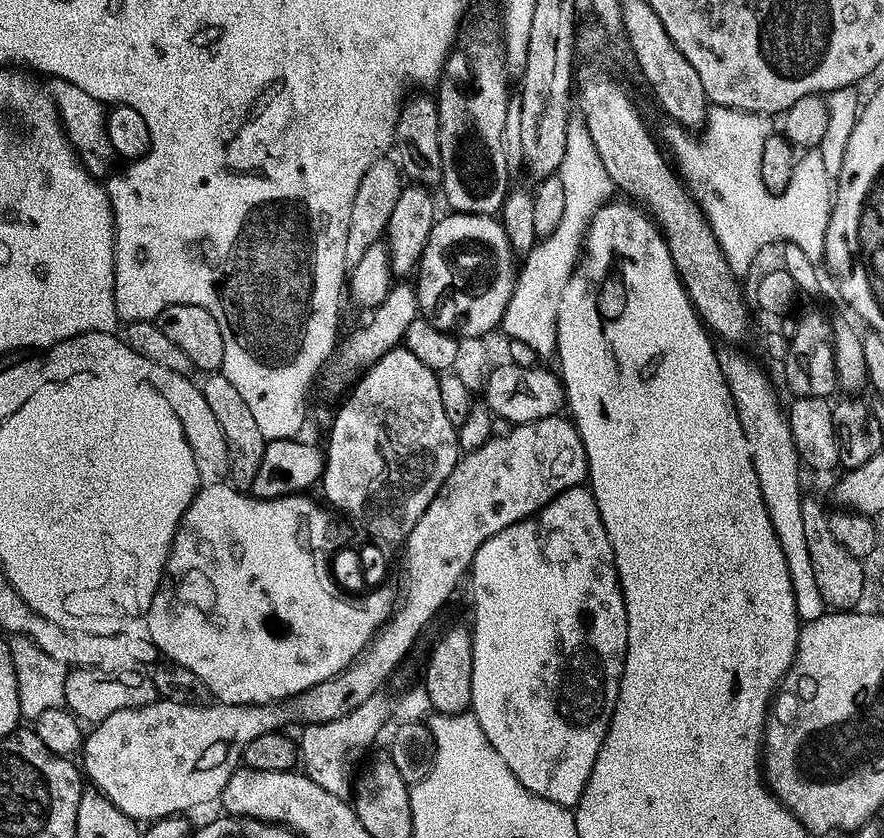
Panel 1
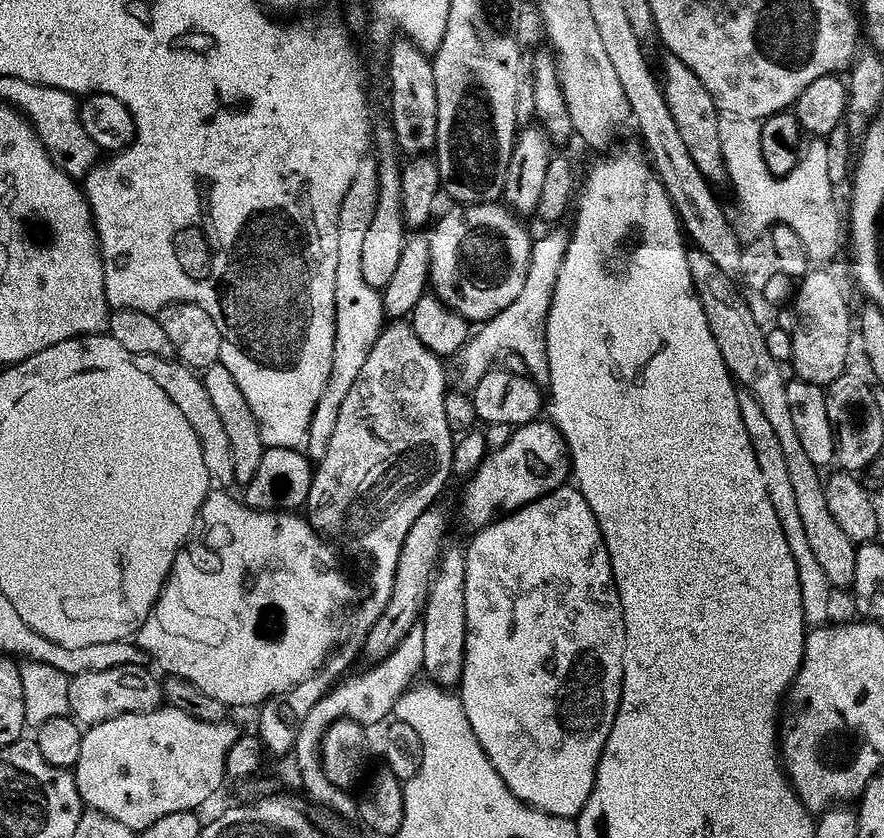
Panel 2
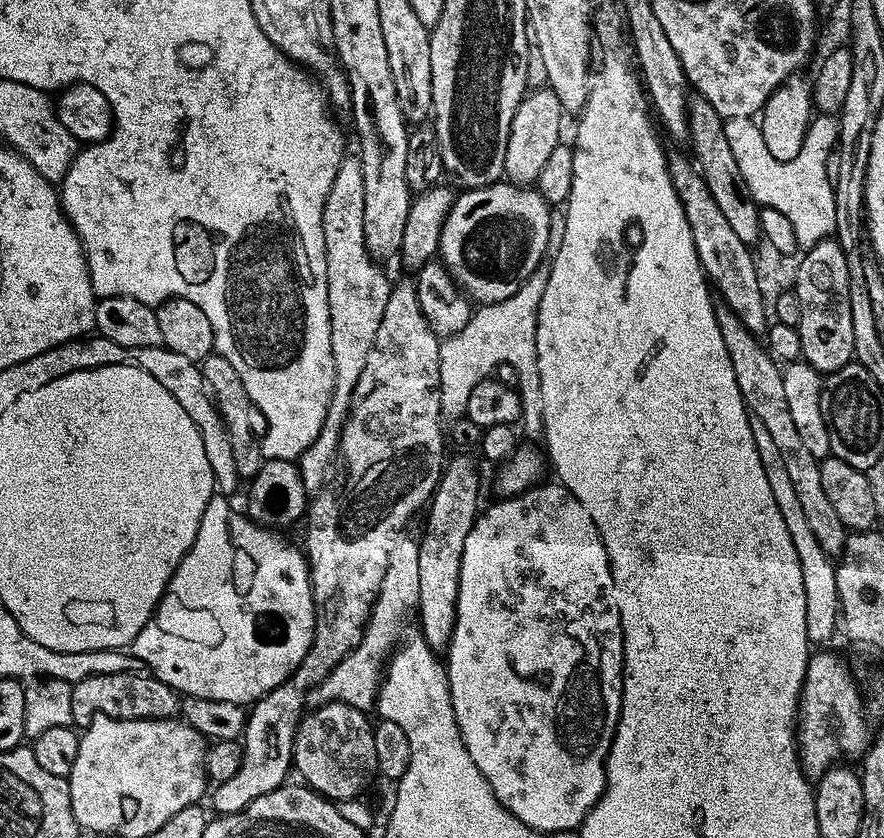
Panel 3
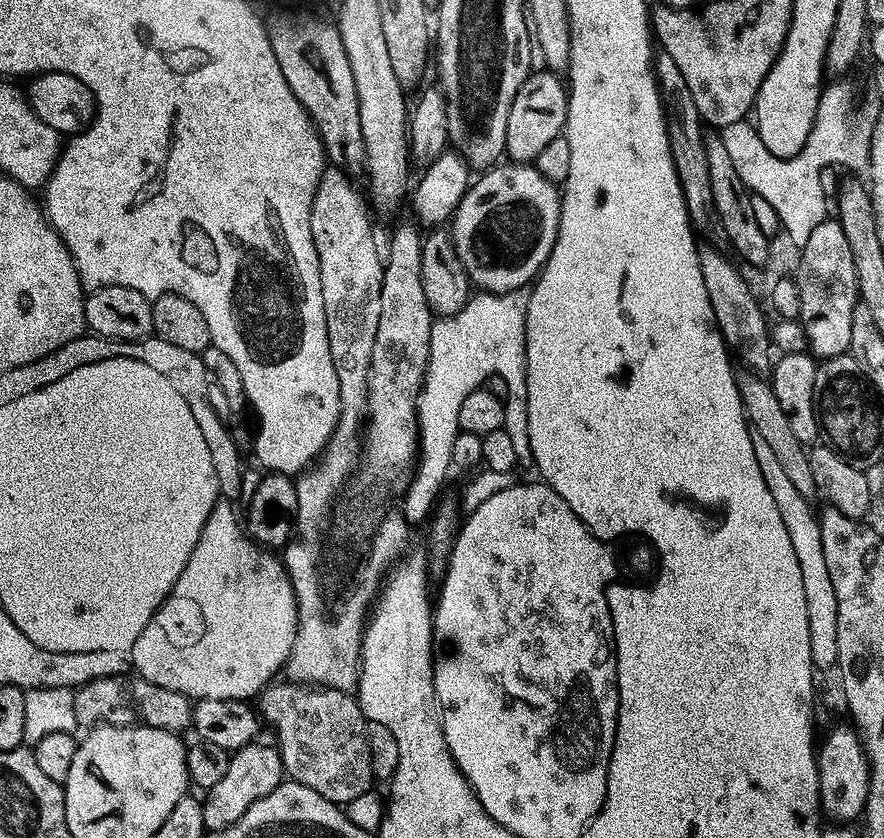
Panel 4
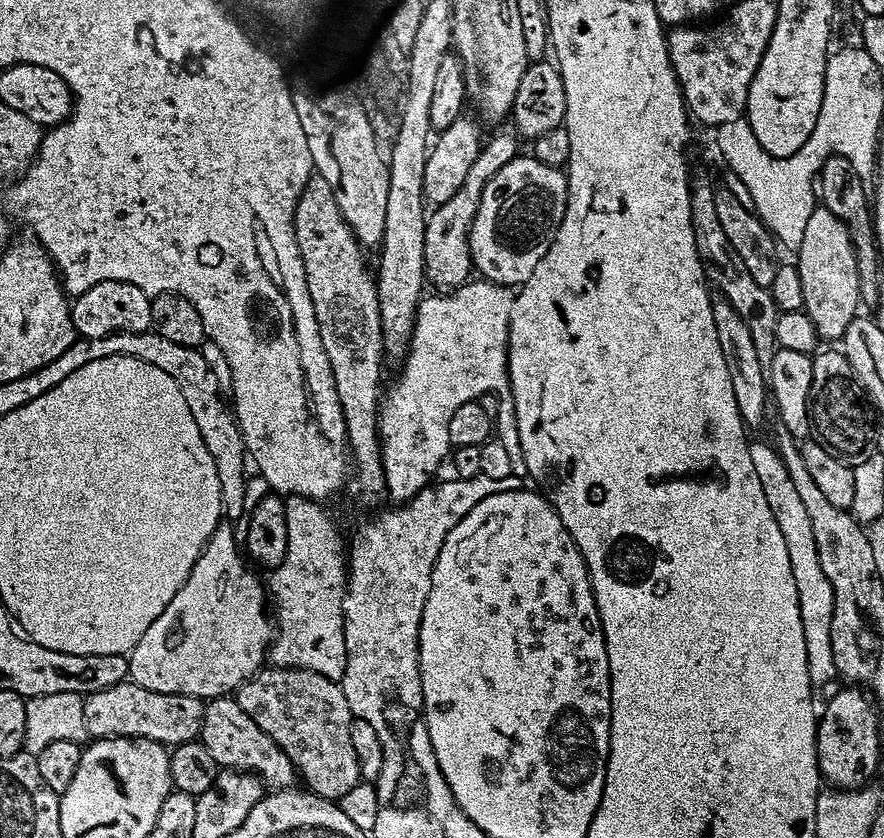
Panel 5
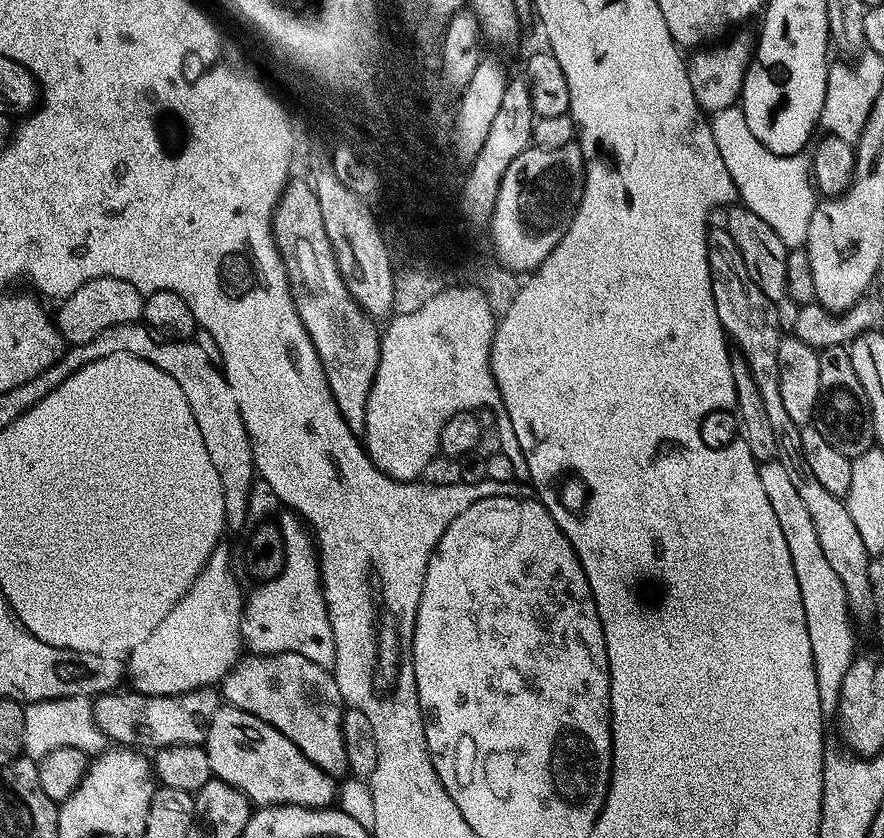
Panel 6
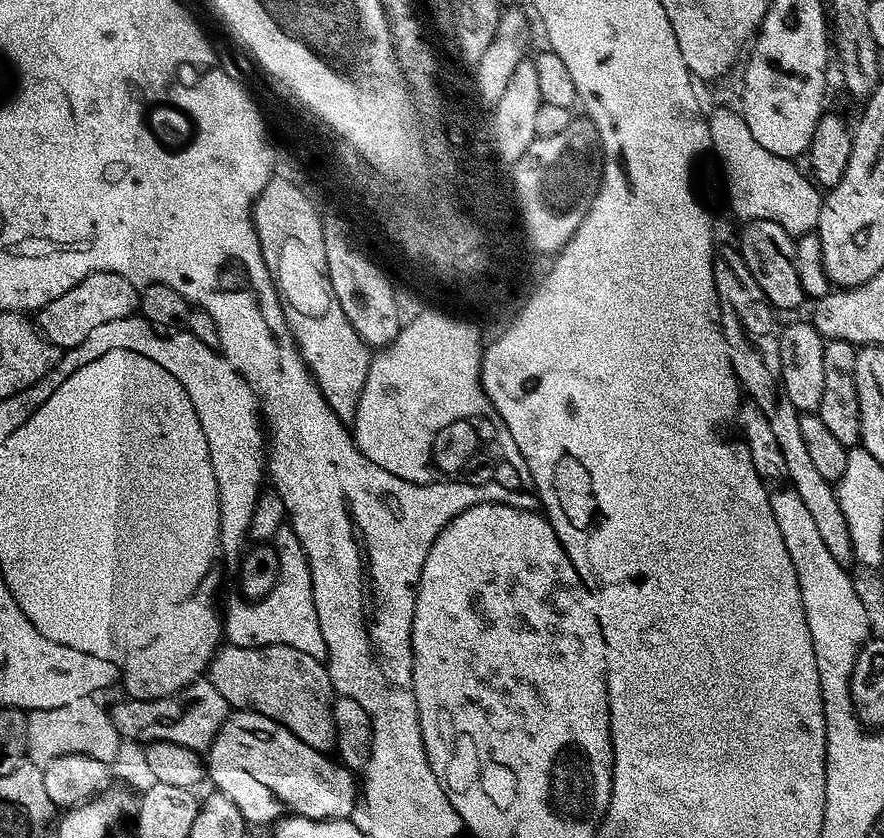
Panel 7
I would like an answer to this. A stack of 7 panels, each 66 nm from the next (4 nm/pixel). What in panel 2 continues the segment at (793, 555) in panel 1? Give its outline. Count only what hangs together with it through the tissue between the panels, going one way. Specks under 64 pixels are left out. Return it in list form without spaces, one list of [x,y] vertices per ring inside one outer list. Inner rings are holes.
[[[744,394],[740,396],[740,413],[742,414],[742,422],[746,426],[746,434],[750,434],[750,442],[754,446],[754,454],[758,458],[758,466],[762,470],[762,478],[766,478],[766,490],[770,494],[770,502],[774,502],[774,510],[778,514],[778,522],[782,522],[782,530],[786,534],[786,542],[790,546],[790,554],[794,554],[794,562],[798,566],[798,582],[802,590],[802,614],[804,615],[805,625],[823,626],[829,623],[830,620],[828,611],[832,608],[832,594],[834,594],[834,590],[828,583],[827,576],[823,574],[823,570],[820,568],[818,561],[814,558],[814,554],[811,553],[802,521],[798,516],[797,503],[794,500],[794,491],[791,490],[790,477],[786,470],[786,460],[778,444],[778,437],[774,434],[774,430],[771,429],[770,421],[762,412],[758,401],[756,401],[752,395]]]

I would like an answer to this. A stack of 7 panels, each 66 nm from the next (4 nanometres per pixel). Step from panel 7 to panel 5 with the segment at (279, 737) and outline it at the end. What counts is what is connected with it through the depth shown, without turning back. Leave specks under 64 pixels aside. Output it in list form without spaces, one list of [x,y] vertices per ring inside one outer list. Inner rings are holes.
[[[212,698],[207,701],[204,709],[204,725],[200,728],[199,739],[202,741],[204,749],[206,749],[217,765],[220,764],[224,770],[235,770],[240,774],[253,774],[264,776],[263,783],[271,786],[276,790],[288,790],[293,787],[292,783],[297,783],[298,773],[295,766],[290,762],[288,755],[283,752],[280,747],[268,737],[264,731],[254,722],[254,718],[250,718],[250,714],[246,714],[246,710],[242,710],[242,706],[238,706],[238,702],[234,698]]]

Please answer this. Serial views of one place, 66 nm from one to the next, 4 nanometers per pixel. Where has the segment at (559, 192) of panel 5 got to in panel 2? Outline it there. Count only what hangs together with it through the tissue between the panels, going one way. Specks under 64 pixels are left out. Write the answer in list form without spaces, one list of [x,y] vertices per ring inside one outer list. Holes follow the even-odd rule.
[[[500,202],[462,204],[452,206],[430,232],[431,291],[463,320],[489,320],[518,298],[522,282],[526,282],[534,243],[534,236],[520,223],[521,217]]]

